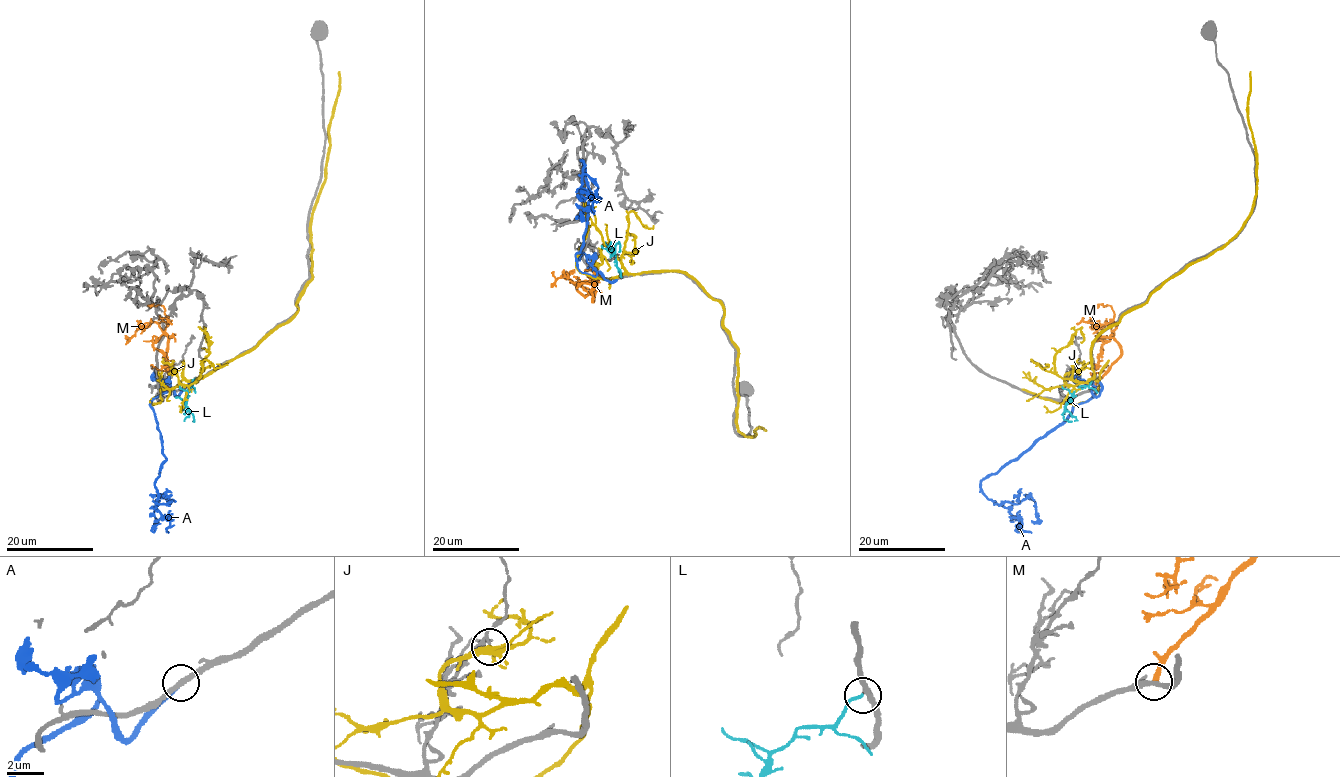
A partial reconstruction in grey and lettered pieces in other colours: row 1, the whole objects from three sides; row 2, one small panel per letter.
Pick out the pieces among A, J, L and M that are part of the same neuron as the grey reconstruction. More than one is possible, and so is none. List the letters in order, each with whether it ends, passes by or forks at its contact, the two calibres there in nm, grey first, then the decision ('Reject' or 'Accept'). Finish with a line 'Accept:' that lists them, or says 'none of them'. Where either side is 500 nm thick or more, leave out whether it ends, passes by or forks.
A: It ends there. Thickness 280 nm (grey) against 240 nm. Reject
J: It forks there. Thickness 100 nm (grey) against 280 nm. Reject
L: It ends there. Thickness 220 nm (grey) against 140 nm. Accept
M: It ends there. Thickness 280 nm (grey) against 280 nm. Reject
Accept: L

